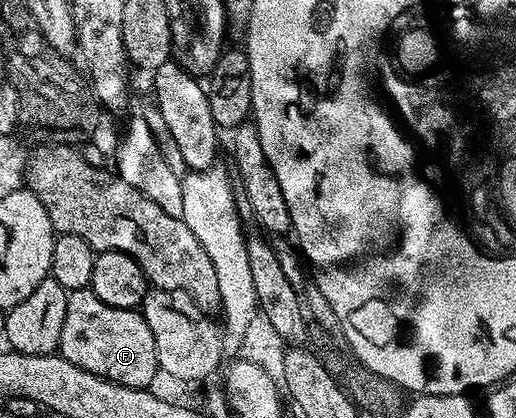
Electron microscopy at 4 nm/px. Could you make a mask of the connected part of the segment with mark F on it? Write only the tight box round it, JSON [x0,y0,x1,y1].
[58,287,158,389]

